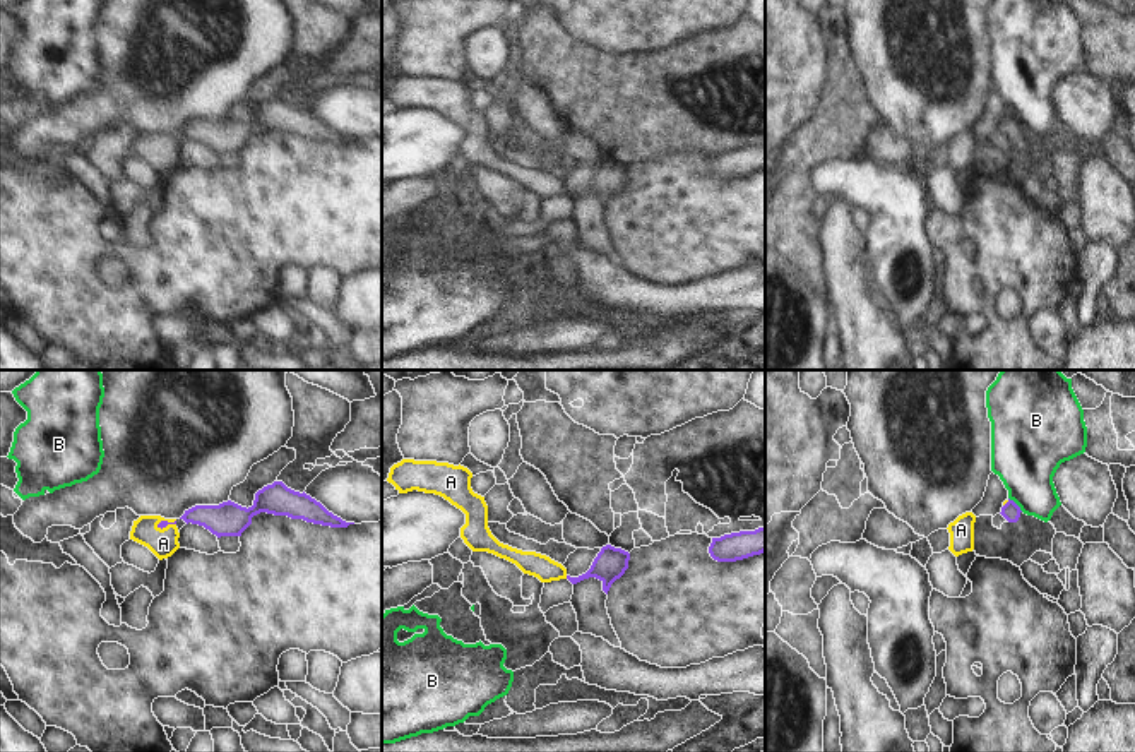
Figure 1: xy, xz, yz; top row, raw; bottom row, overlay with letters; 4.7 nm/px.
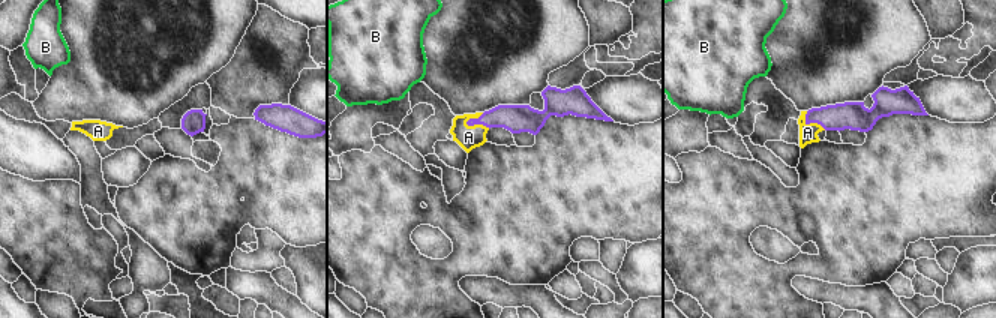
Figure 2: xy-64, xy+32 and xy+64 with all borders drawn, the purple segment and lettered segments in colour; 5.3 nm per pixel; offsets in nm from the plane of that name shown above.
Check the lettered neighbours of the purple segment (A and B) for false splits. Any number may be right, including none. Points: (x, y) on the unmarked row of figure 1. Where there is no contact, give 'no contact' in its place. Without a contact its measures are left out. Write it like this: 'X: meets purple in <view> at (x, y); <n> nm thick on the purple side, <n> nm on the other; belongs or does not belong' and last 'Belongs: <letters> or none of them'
A: meets purple in xy at (165, 137); 40 nm thick on the purple side, 140 nm on the other; belongs
B: meets purple in yz at (1016, 120); 90 nm thick on the purple side, 320 nm on the other; does not belong
Belongs: A

